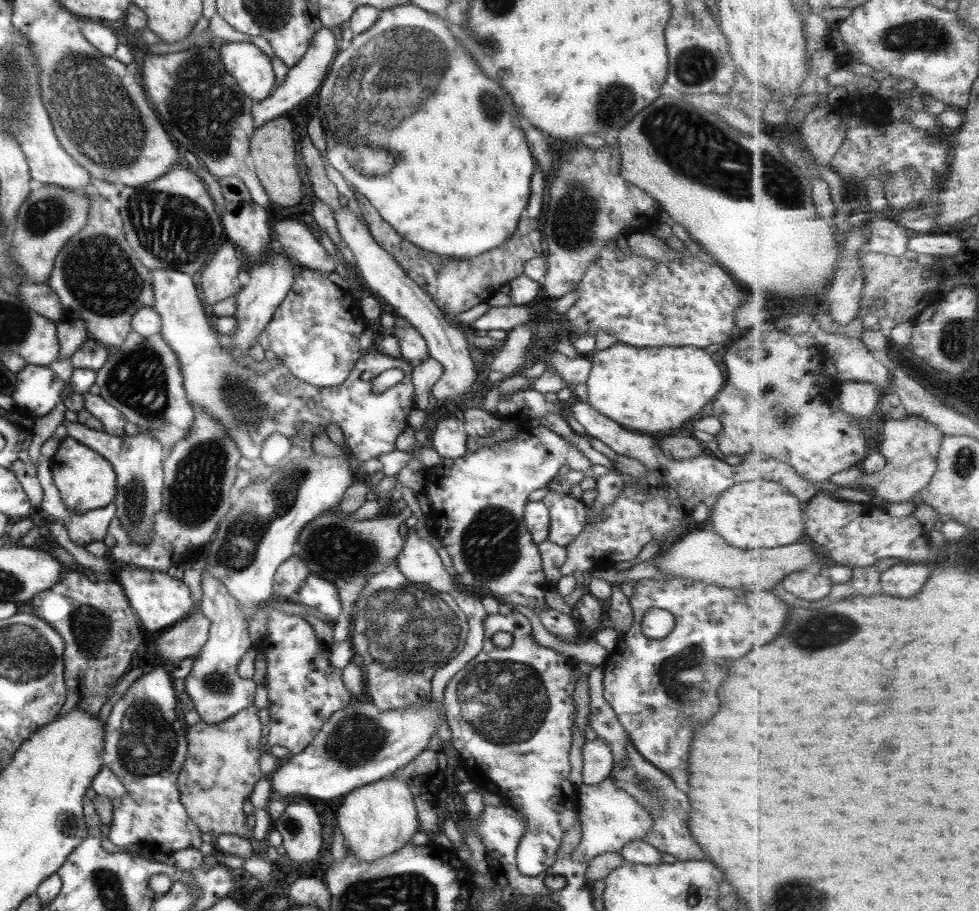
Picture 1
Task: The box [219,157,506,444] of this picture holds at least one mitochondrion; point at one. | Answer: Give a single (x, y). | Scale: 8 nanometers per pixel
(247, 406)

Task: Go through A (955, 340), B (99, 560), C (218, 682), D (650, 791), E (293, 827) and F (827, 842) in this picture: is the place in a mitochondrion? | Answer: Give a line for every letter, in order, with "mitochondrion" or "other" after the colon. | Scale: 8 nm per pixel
A: mitochondrion
B: other
C: mitochondrion
D: mitochondrion
E: mitochondrion
F: other

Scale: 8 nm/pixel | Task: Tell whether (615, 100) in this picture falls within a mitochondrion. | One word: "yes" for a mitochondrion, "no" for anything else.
yes

